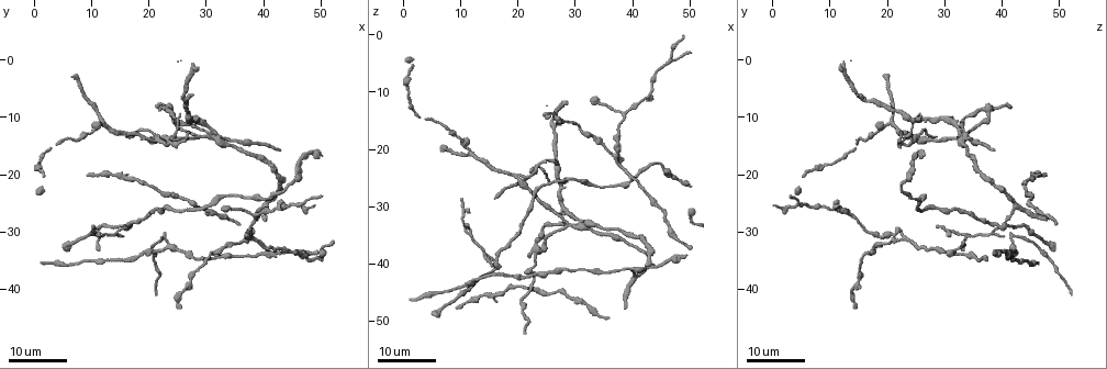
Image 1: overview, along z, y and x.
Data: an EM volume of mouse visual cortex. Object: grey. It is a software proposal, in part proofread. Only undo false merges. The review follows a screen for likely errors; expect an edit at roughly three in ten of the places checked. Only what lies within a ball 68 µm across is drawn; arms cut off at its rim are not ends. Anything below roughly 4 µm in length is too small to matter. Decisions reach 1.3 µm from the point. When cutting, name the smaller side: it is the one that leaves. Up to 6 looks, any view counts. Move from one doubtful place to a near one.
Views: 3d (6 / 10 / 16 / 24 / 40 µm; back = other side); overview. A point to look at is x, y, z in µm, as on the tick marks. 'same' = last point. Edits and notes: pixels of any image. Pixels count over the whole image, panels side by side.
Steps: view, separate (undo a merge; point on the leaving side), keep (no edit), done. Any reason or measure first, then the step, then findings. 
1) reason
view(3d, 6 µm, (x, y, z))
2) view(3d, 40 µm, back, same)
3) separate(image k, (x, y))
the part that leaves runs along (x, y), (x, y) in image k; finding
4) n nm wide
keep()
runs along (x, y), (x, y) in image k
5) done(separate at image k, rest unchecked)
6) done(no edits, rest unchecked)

arms part here
view(3d, 16 µm, (31.5, 12.5, 32.5))

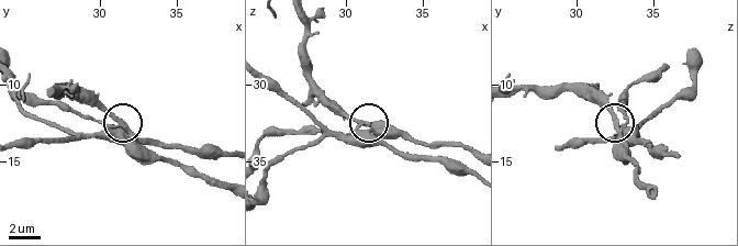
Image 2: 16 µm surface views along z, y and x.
view(3d, 6 µm, (31.2, 12.4, 32.6))

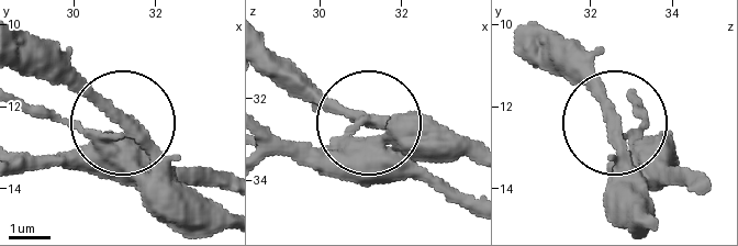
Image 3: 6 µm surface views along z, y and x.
240 nm wide
keep()
runs along (219, 217), (54, 53) in image 3; continuous, no second neuron

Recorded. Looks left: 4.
branch point
view(3d, 16 µm, (12.0, 10.5, 20.5))

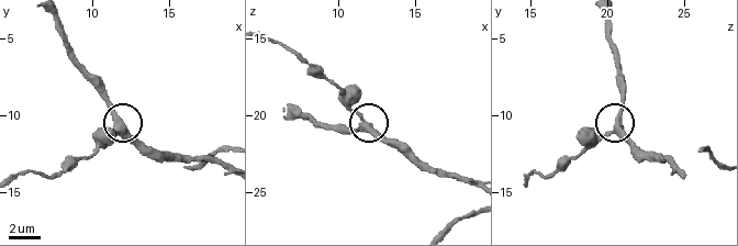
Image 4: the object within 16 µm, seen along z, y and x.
closer look
view(3d, 10 µm, (11.6, 10.6, 20.8))

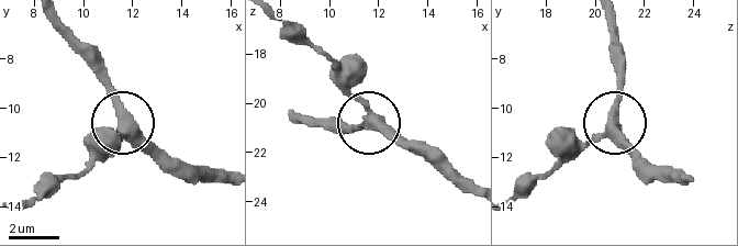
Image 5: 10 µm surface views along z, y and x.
keep()
runs along (473, 193), (461, 191), (367, 124), (337, 124) in image 5; one neuron here

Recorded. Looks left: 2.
four-way junction
view(3d, 16 µm, (37.0, 31.0, 21.0))

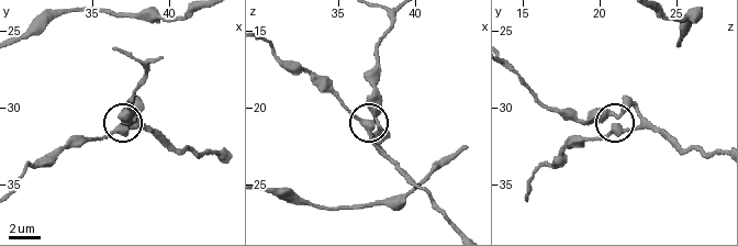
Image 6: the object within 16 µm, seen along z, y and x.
closer look
view(3d, 10 µm, (37.2, 31.4, 21.0))

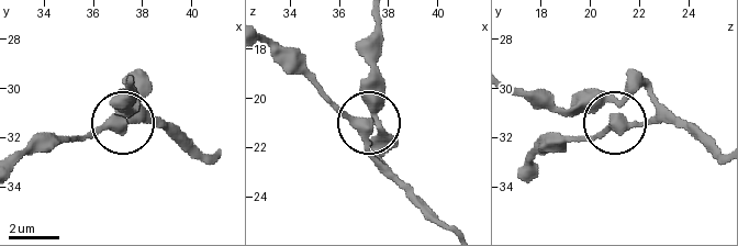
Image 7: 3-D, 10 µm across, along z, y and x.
keep()
all the same neuron

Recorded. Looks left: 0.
done(no edits, rest unchecked)

